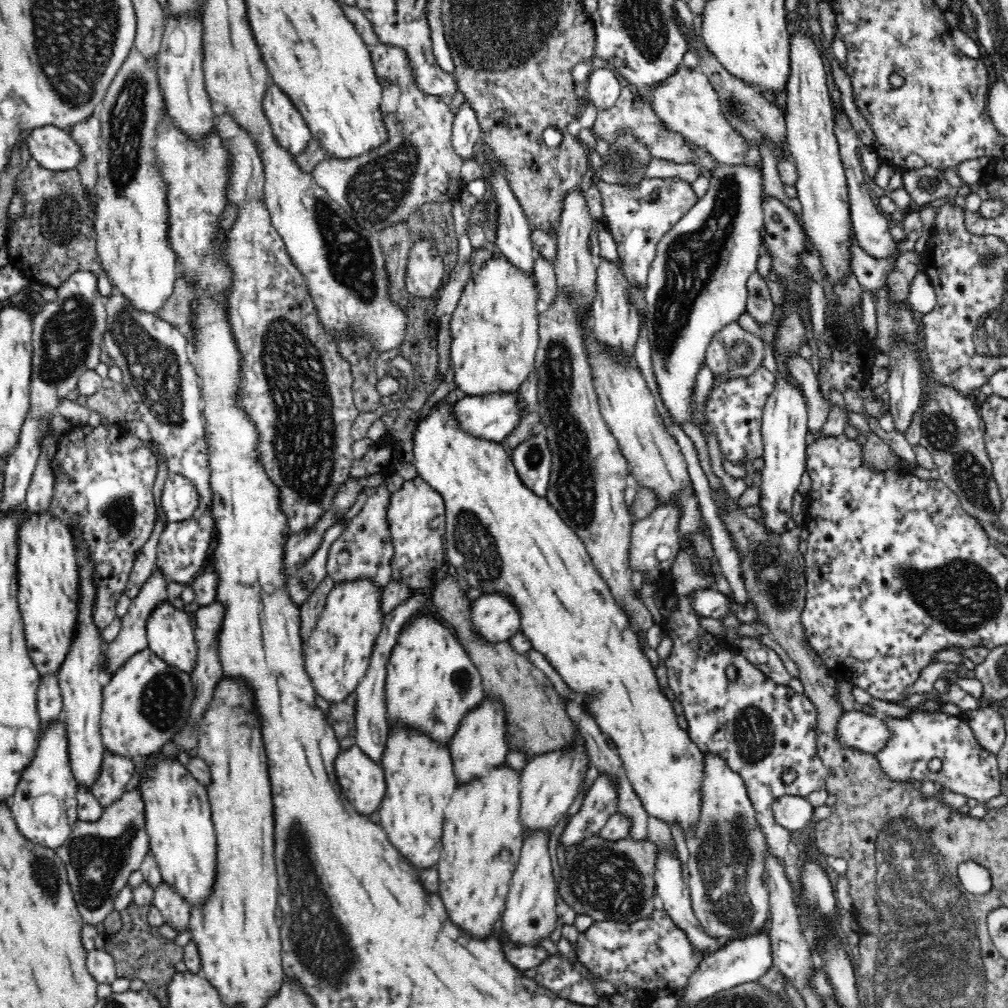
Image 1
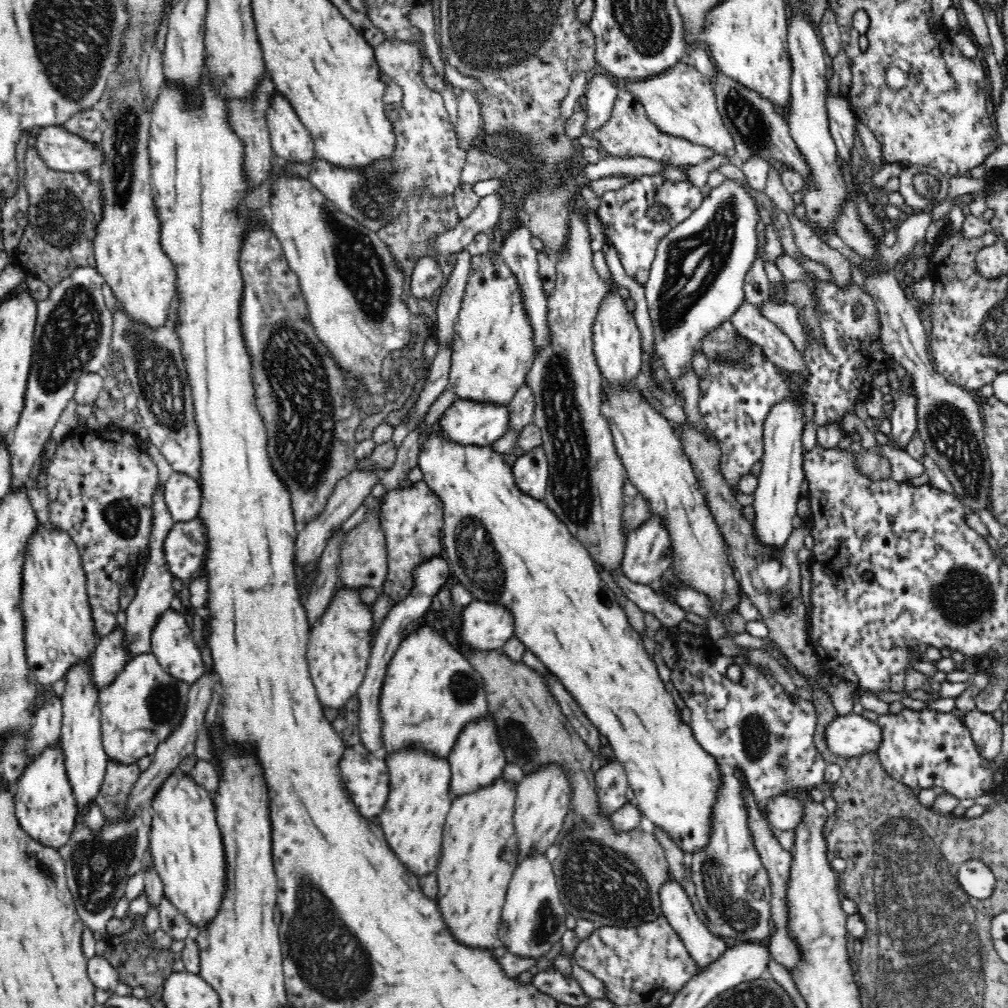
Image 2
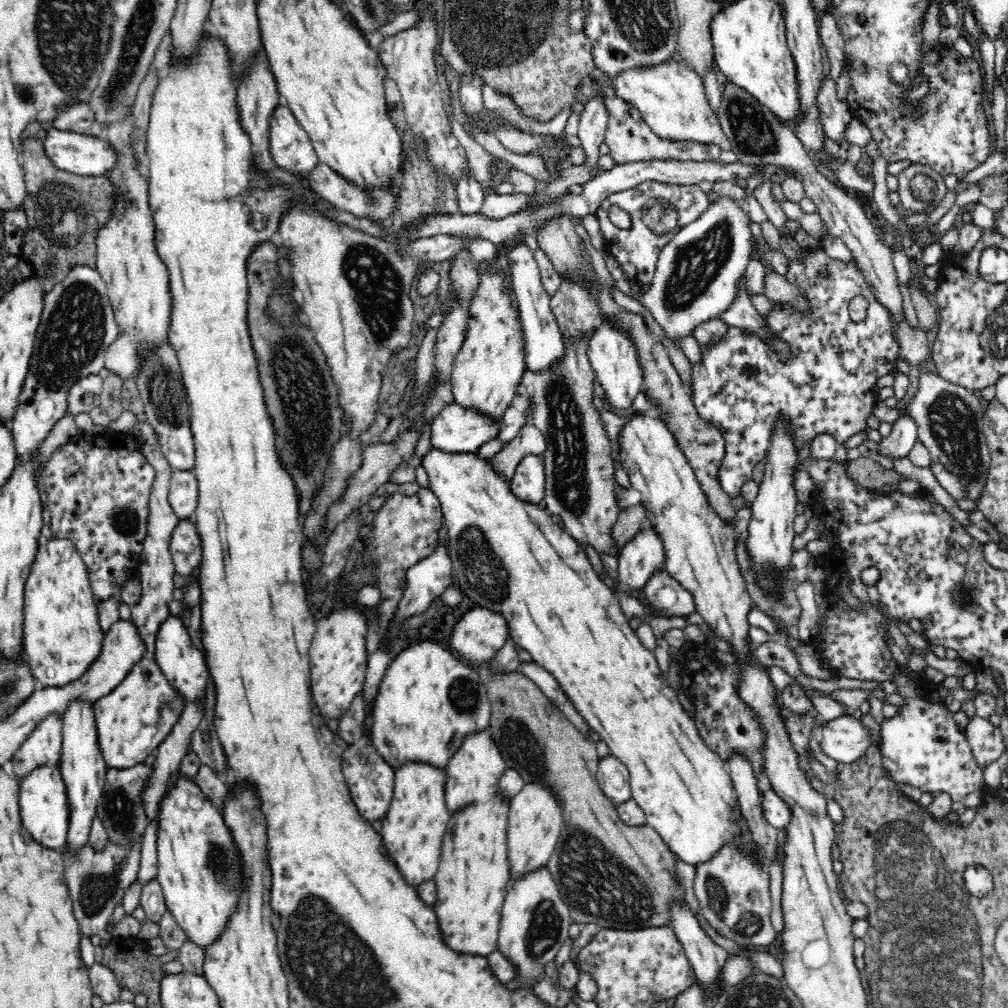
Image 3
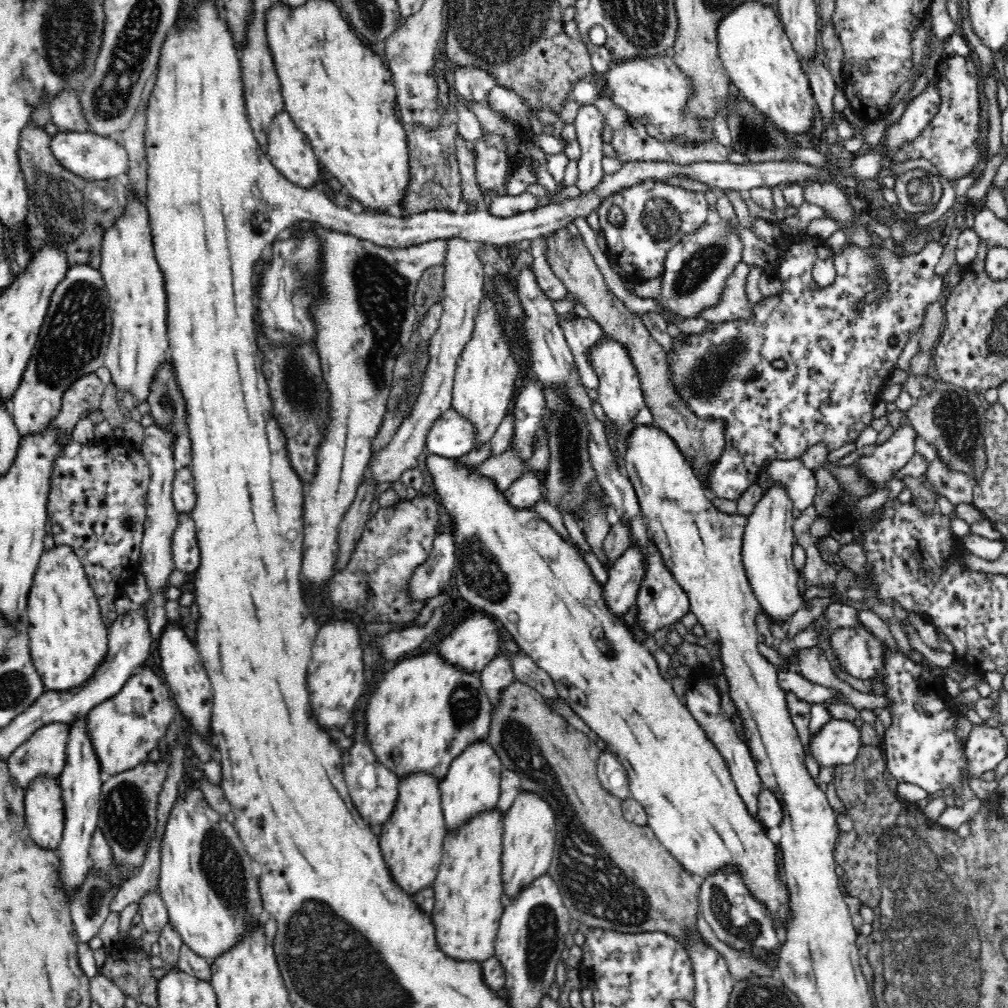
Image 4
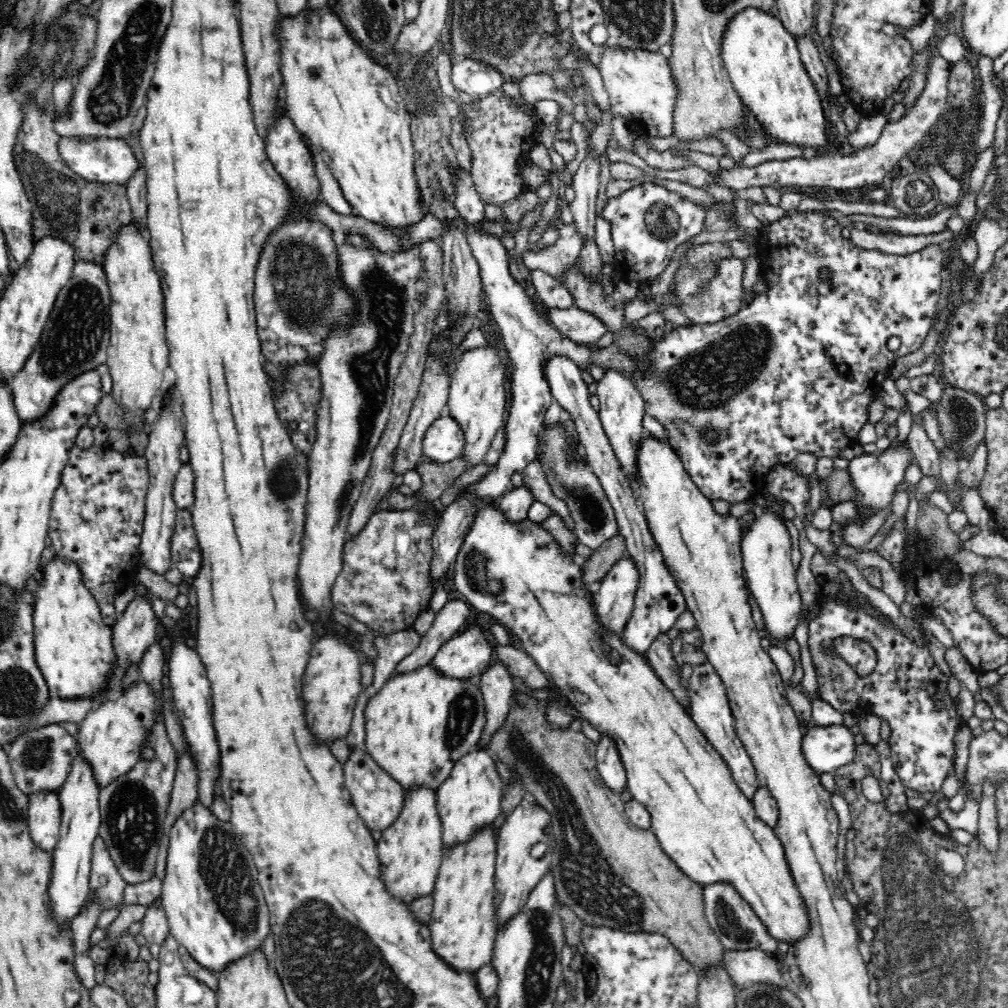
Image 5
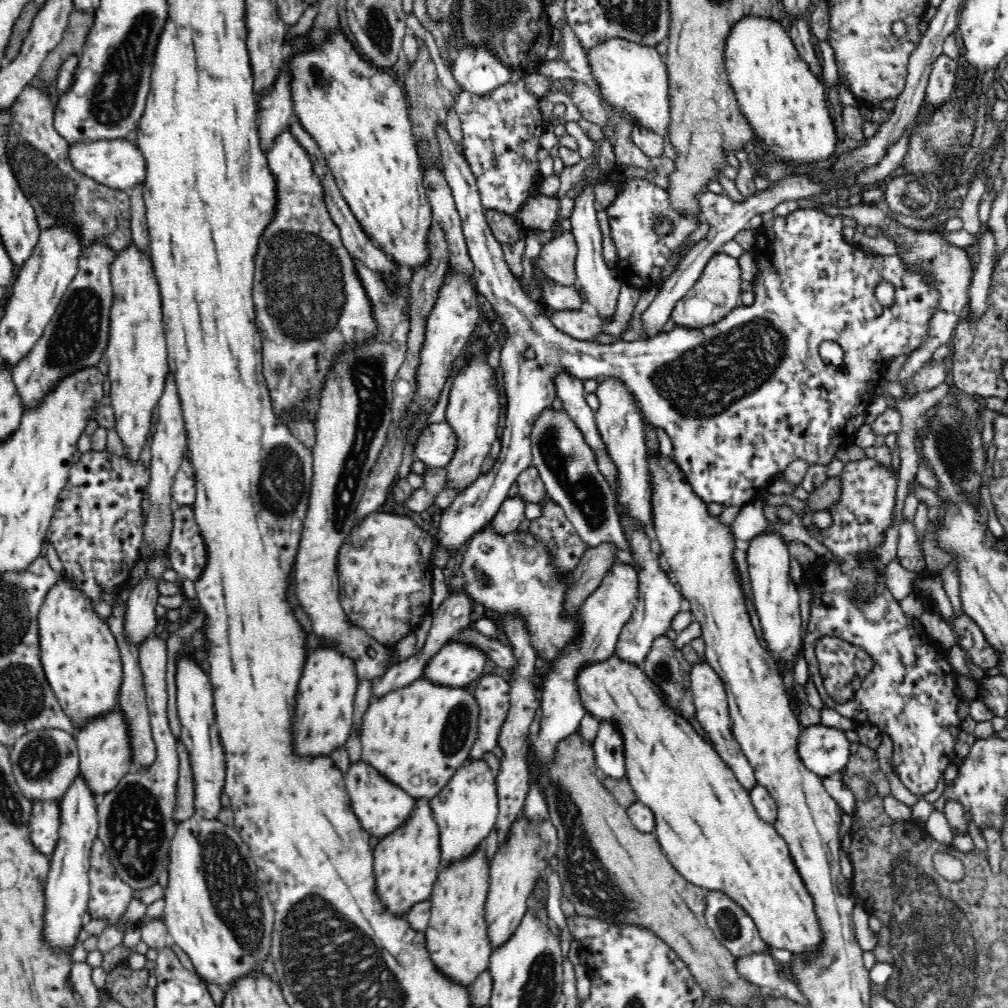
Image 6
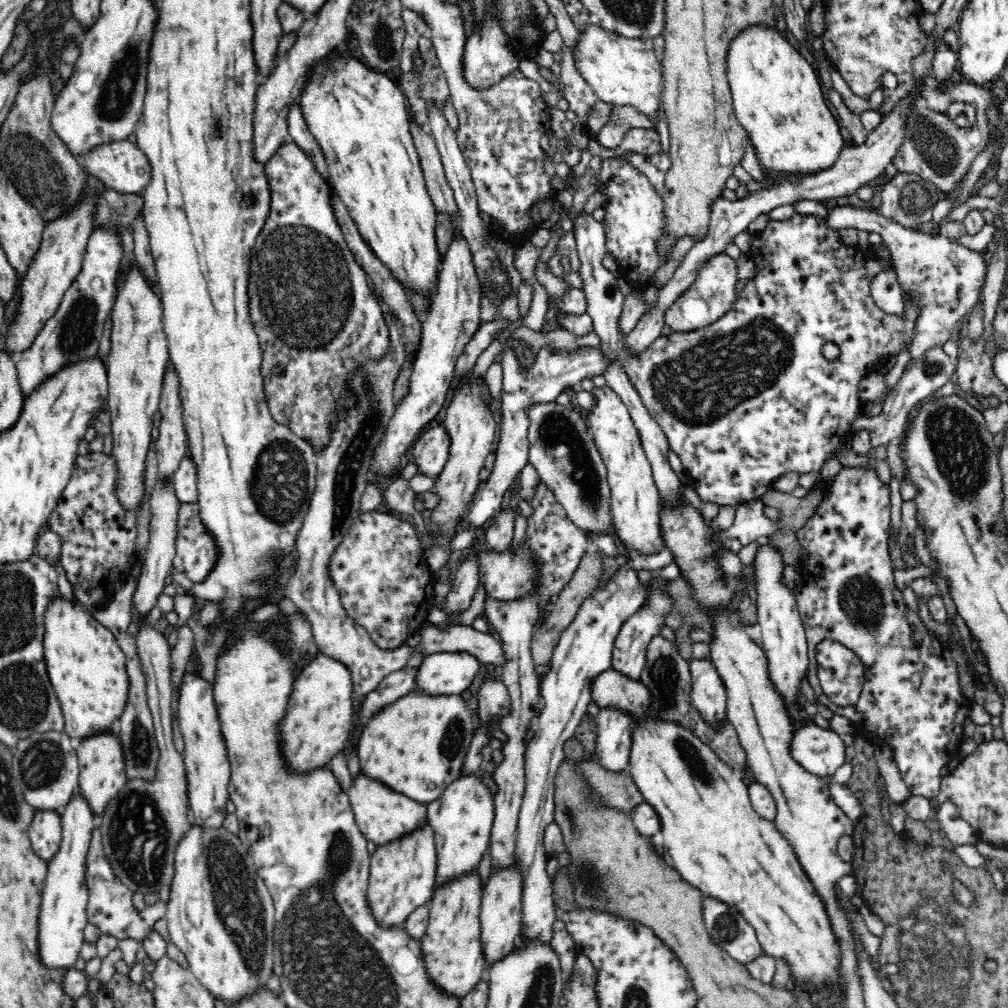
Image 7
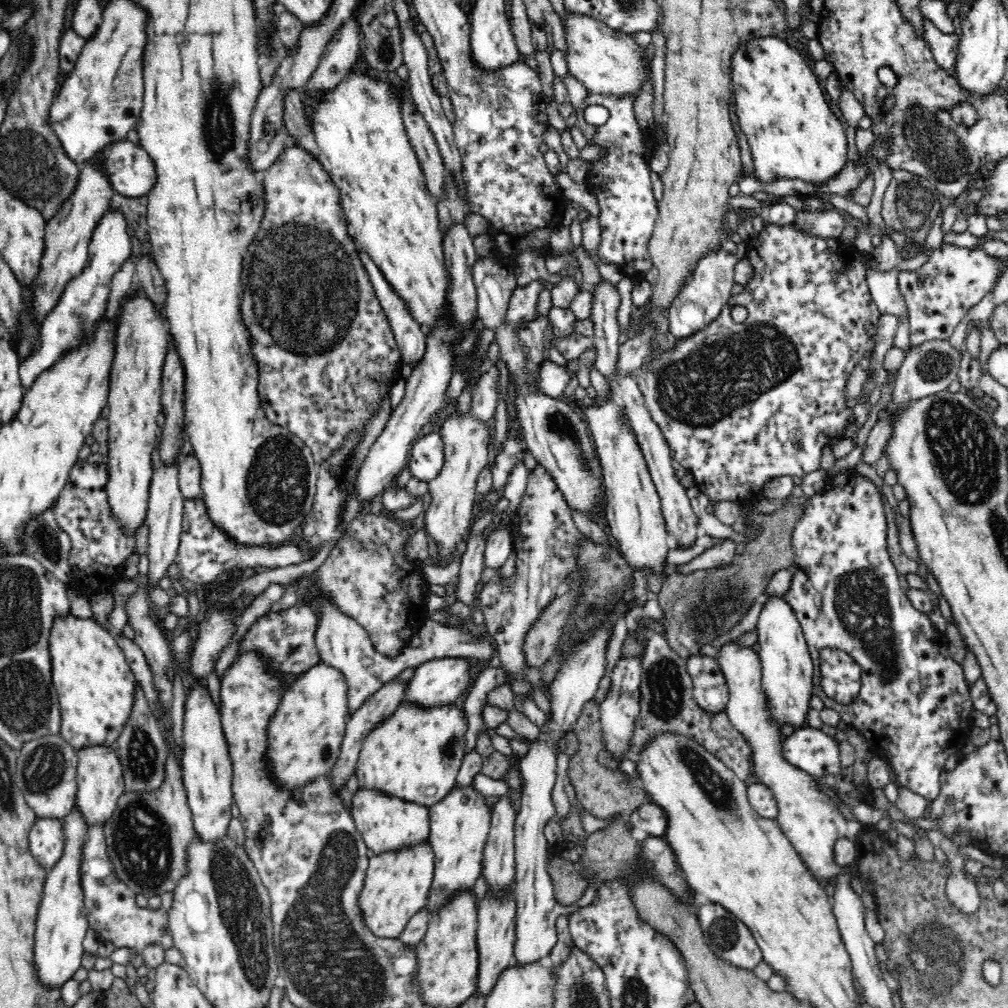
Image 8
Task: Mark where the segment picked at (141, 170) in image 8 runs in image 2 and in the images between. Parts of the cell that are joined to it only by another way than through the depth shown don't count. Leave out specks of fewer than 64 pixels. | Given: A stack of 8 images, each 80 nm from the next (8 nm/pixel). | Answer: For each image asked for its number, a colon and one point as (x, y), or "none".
2: (60, 150)
3: (75, 153)
4: (94, 157)
5: (98, 159)
6: (117, 163)
7: (121, 166)

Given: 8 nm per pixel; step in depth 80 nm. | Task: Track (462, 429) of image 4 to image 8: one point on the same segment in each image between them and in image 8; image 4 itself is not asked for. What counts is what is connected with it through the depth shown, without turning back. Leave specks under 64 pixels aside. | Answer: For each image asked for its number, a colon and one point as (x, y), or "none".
5: (445, 440)
6: (437, 443)
7: (430, 450)
8: (426, 459)

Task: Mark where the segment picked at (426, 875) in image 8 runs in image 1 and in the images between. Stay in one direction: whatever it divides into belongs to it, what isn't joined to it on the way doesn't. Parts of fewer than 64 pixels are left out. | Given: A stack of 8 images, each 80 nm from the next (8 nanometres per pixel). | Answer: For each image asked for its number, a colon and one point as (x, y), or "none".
1: (419, 775)
2: (412, 819)
3: (413, 827)
4: (411, 839)
5: (411, 848)
6: (406, 861)
7: (402, 873)

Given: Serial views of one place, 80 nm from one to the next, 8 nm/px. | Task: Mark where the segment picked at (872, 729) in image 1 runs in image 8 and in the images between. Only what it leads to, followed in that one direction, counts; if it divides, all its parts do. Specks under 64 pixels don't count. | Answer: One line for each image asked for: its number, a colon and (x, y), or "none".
2: (849, 735)
3: (845, 738)
4: (839, 742)
5: (825, 747)
6: (824, 750)
7: (820, 751)
8: (811, 750)

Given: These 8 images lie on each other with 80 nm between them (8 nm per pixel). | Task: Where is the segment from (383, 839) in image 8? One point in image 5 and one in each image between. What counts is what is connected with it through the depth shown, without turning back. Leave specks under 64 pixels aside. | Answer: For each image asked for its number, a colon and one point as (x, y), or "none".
5: (378, 797)
6: (380, 805)
7: (383, 815)

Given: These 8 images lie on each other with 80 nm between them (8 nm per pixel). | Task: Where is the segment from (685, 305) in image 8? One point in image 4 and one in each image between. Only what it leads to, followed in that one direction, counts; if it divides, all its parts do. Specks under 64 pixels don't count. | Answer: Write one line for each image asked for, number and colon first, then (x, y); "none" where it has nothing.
4: (735, 307)
5: (725, 301)
6: (694, 310)
7: (710, 296)

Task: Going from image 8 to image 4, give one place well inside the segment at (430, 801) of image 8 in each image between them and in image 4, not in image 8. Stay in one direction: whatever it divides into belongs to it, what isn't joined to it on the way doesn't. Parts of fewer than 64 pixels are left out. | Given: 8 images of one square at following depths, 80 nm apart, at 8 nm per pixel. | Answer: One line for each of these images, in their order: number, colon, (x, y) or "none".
4: (423, 712)
5: (421, 721)
6: (418, 734)
7: (417, 745)

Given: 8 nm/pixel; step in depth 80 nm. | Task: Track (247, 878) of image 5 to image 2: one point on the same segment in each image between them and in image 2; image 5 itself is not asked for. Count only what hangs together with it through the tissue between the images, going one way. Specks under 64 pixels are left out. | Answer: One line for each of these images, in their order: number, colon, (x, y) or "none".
2: (185, 842)
3: (197, 867)
4: (209, 883)

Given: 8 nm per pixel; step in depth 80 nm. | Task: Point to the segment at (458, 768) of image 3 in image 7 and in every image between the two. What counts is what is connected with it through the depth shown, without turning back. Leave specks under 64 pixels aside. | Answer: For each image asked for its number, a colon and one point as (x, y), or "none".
4: (471, 784)
5: (470, 797)
6: (466, 809)
7: (462, 818)

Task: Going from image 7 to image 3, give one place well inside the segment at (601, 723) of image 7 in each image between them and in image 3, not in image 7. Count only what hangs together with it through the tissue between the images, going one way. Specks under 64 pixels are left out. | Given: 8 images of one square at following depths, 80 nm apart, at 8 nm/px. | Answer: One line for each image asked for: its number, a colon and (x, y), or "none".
3: (612, 776)
4: (611, 773)
5: (609, 764)
6: (609, 756)

